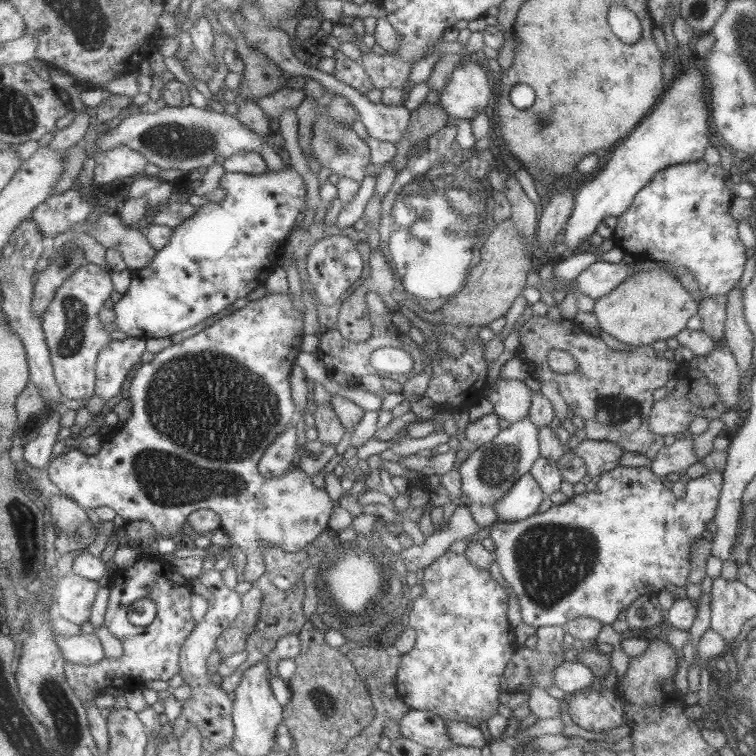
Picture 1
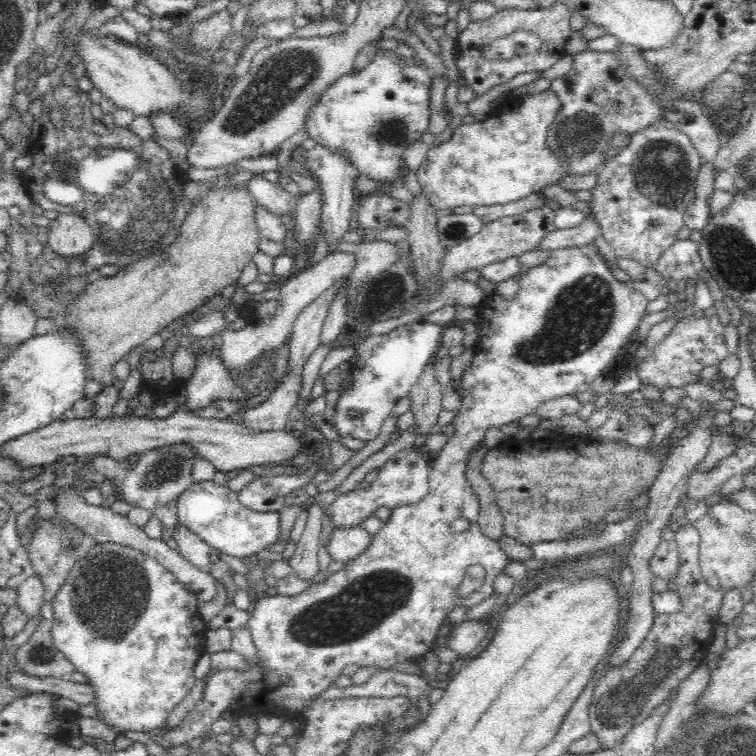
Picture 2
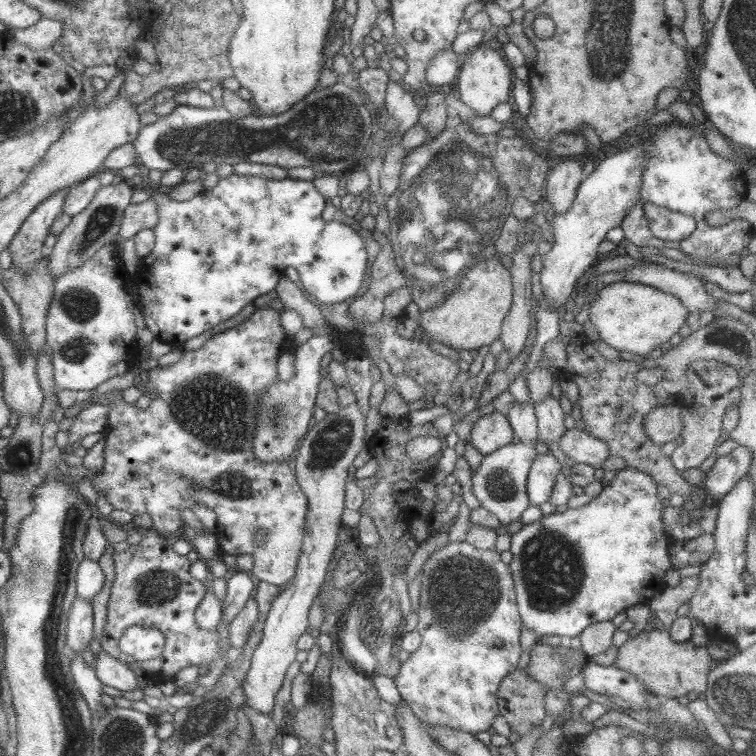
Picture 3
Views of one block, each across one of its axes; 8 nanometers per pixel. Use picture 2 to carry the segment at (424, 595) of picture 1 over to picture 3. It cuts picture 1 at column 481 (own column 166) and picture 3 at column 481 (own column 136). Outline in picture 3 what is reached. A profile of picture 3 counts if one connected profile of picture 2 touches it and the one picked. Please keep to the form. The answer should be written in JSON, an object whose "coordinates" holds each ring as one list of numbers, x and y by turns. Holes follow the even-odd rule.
{"coordinates":[[465,541,448,542,433,551,422,564,422,570,416,613,410,607,405,620,398,624,399,633,415,629,420,634,420,645,400,664,400,670,392,680,400,699,422,724,451,727,476,736,492,727,493,718,498,716,496,693,499,684,509,672,516,670,522,652,519,640,522,622,512,576,495,549,475,548],[495,640,502,645,493,645]]}

